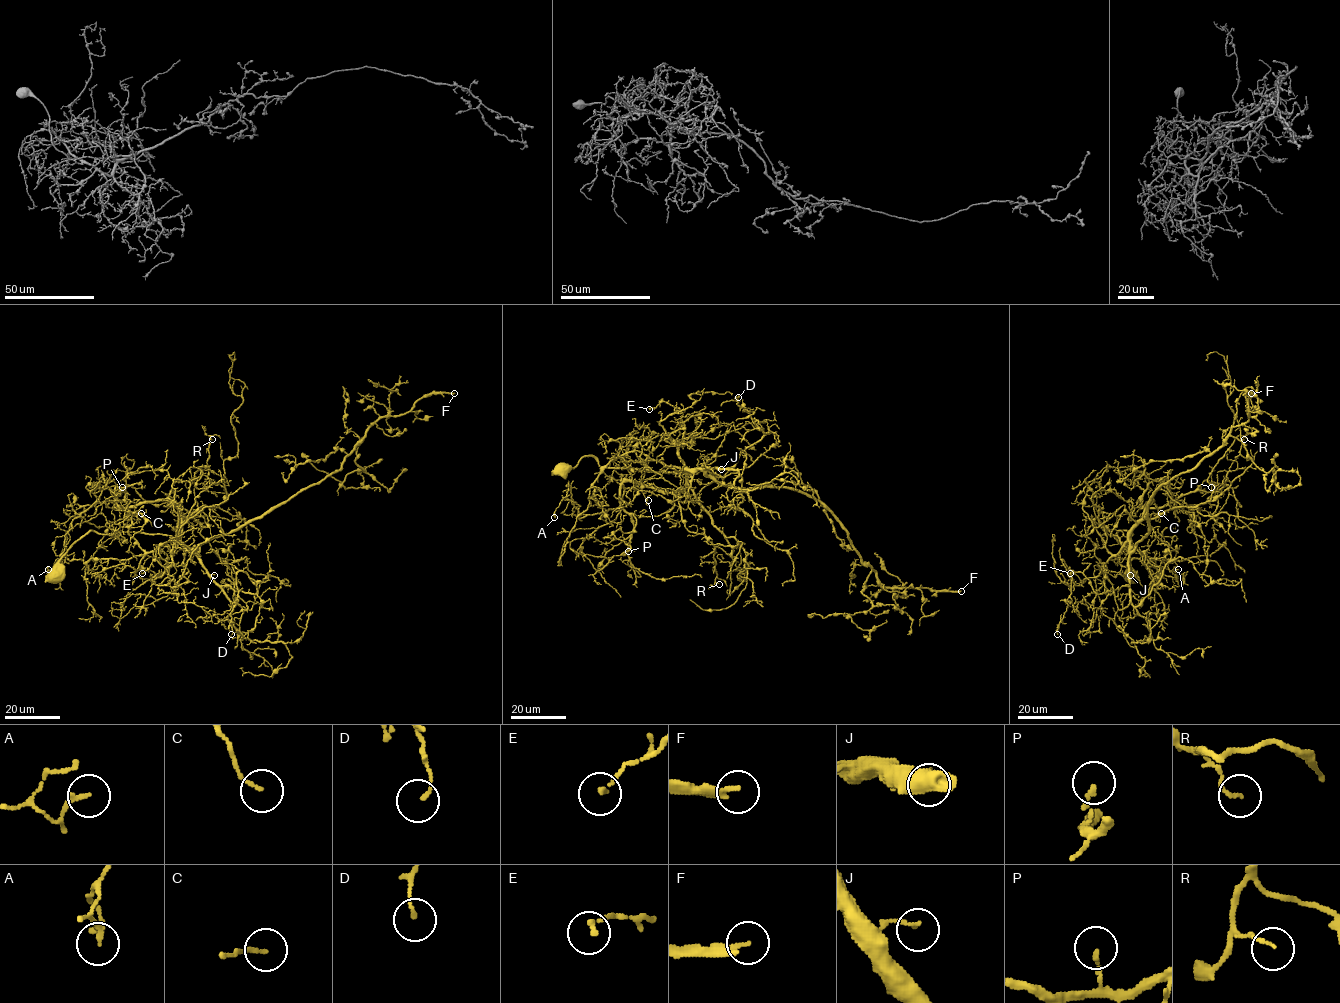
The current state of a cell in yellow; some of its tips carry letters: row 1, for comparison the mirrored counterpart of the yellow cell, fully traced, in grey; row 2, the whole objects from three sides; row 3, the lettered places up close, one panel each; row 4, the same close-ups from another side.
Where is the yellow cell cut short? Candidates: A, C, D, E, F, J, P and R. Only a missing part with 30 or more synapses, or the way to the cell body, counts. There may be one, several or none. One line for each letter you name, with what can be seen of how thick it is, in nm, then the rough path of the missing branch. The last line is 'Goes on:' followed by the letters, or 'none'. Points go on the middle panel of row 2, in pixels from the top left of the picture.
F: calibre 220 nm
Goes on: F

